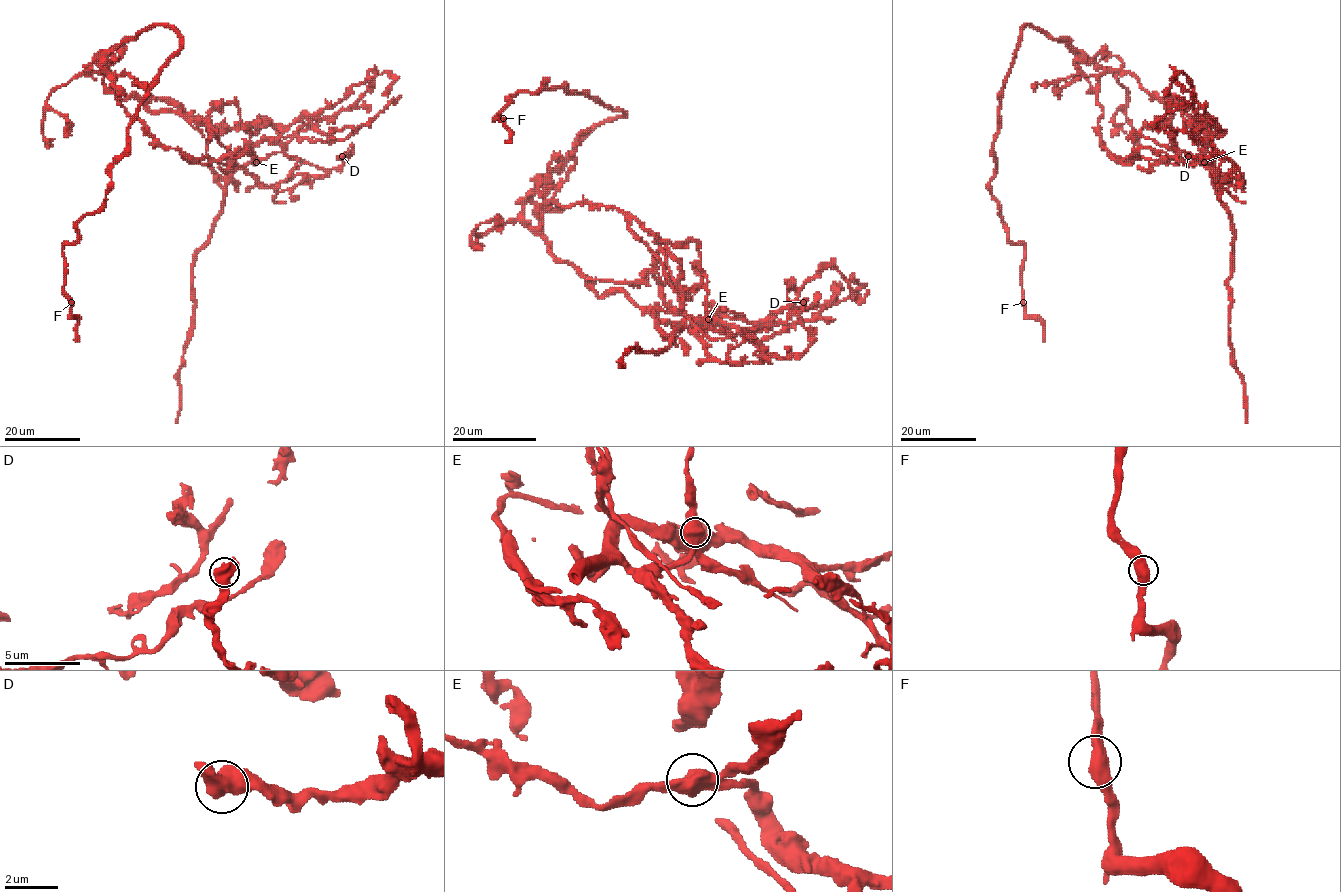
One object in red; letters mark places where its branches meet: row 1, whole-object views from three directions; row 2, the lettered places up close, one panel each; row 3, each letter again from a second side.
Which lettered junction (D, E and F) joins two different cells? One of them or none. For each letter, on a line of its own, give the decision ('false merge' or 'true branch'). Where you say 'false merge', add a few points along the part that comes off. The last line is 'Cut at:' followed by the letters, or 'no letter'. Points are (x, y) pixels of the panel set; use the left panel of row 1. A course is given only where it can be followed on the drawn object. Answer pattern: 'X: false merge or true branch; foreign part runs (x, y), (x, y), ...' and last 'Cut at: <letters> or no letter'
D: true branch
E: false merge; foreign part runs (256, 162), (236, 169), (210, 240), (196, 254), (195, 316), (192, 336), (178, 376), (179, 413), (175, 422)
F: true branch
Cut at: E

